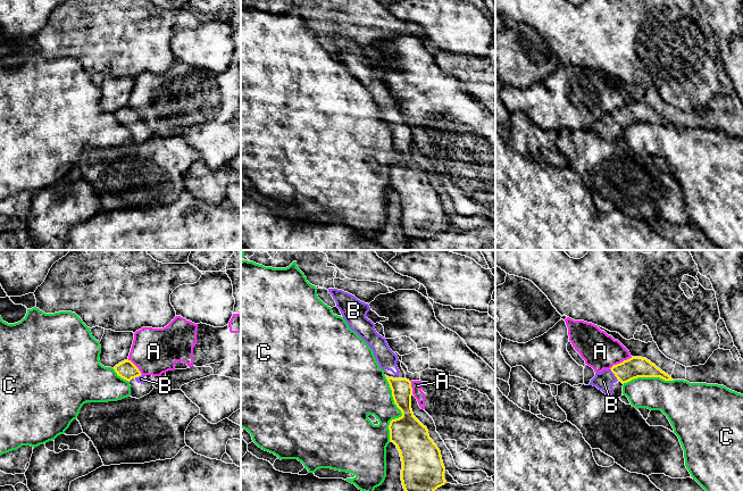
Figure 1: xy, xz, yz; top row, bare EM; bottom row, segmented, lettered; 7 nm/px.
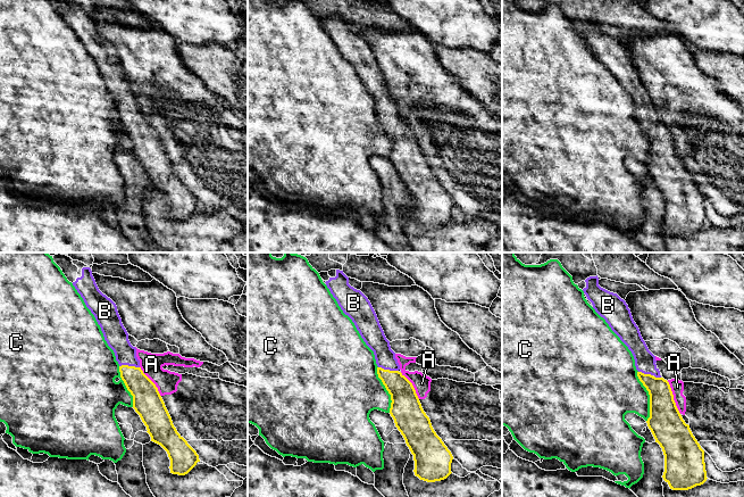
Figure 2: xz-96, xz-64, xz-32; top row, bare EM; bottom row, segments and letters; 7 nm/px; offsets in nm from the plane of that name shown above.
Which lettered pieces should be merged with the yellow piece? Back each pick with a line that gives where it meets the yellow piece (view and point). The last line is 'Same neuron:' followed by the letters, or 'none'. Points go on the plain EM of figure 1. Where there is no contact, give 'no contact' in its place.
B: contact yz (612, 117)
Same neuron: B

